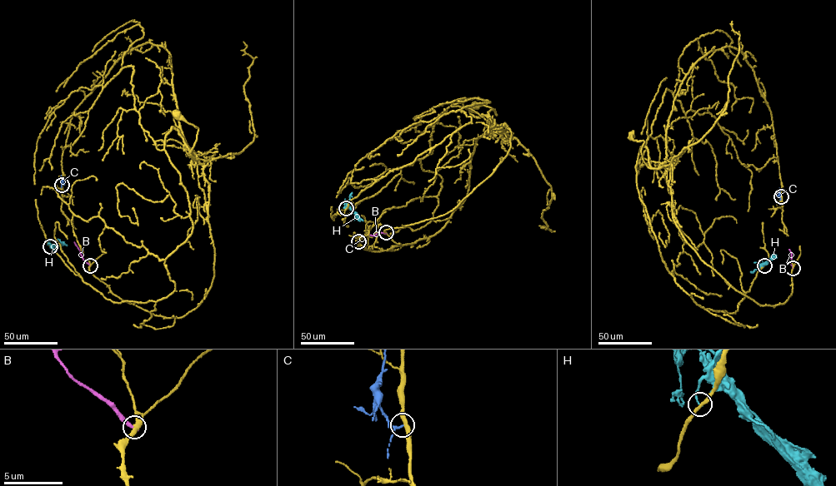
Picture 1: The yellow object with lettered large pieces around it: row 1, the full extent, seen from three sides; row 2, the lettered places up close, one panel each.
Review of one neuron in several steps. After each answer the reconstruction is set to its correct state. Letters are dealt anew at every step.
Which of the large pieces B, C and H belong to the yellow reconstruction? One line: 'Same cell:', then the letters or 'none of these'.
Same cell: none of these

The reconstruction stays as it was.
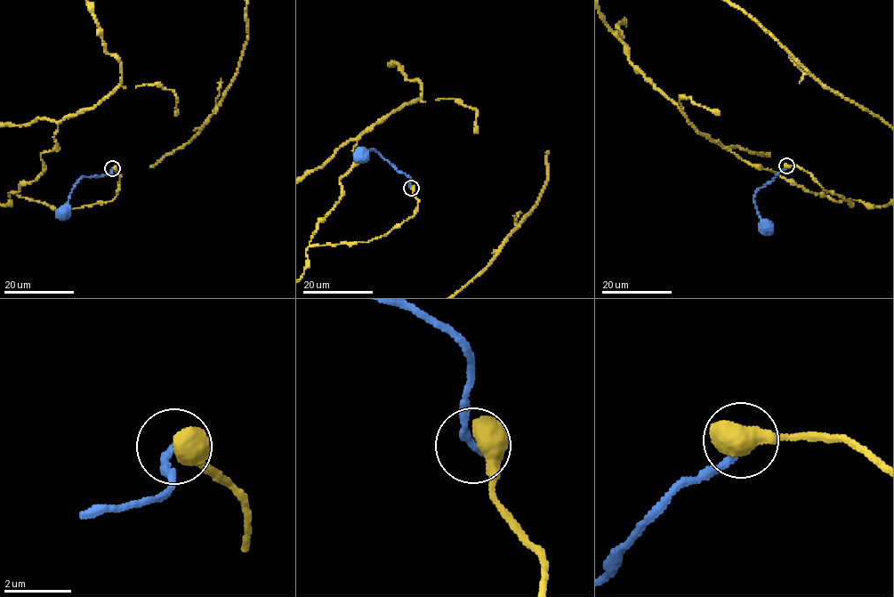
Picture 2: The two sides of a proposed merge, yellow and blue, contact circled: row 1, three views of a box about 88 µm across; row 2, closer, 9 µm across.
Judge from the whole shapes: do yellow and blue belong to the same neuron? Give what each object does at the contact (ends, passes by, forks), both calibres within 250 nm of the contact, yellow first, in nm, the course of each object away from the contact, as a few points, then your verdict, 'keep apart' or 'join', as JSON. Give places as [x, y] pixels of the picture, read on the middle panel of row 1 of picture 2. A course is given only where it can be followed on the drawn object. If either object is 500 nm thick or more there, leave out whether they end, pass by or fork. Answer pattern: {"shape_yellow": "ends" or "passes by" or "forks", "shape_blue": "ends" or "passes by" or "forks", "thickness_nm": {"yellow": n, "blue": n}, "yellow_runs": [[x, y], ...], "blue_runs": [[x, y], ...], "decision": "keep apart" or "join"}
{"thickness_nm": {"yellow": 750, "blue": 240}, "blue_runs": [[411, 188], [407, 175], [398, 172], [375, 150], [366, 150], [356, 157]], "decision": "keep apart"}

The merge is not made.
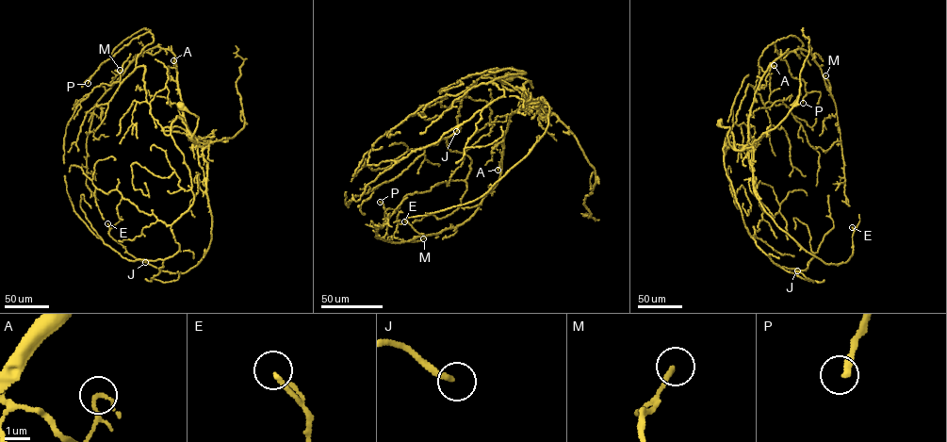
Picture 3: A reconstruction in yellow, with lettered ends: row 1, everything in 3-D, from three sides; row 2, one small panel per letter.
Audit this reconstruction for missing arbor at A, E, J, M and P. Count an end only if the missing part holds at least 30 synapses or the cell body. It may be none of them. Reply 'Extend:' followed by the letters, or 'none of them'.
Extend: J

